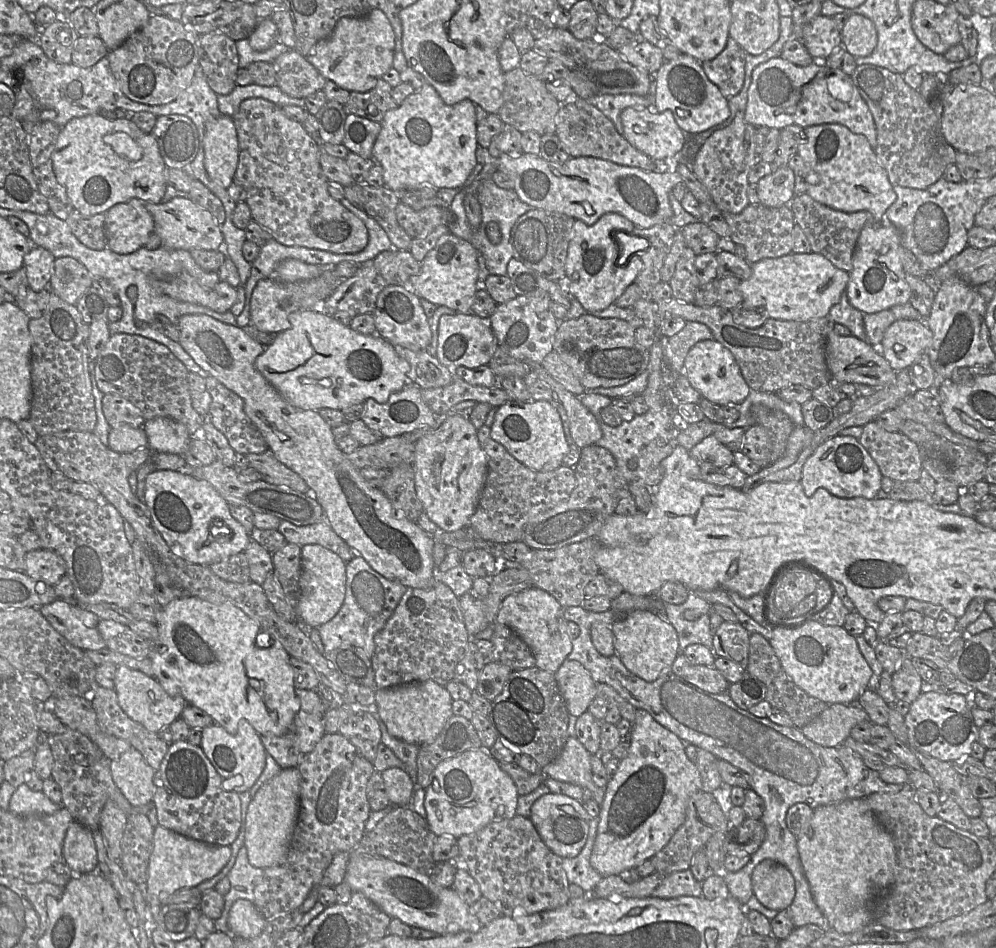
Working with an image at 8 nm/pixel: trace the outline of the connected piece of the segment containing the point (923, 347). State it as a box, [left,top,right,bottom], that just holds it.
[880,319,933,371]

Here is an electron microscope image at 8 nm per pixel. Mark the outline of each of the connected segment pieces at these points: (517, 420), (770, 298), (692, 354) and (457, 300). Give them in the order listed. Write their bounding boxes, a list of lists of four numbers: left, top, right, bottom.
[[490,401,569,472],[741,253,850,322],[683,339,751,405],[410,233,481,314]]

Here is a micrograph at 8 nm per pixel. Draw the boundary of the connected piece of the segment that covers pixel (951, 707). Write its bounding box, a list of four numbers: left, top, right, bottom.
[904,688,979,762]

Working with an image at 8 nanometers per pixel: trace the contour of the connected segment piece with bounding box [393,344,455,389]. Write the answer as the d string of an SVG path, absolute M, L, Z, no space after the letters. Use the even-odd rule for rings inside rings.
M393 345L395 351L410 364L407 377L421 389L438 388L450 384L454 372L441 364L427 350L413 351L404 346Z

